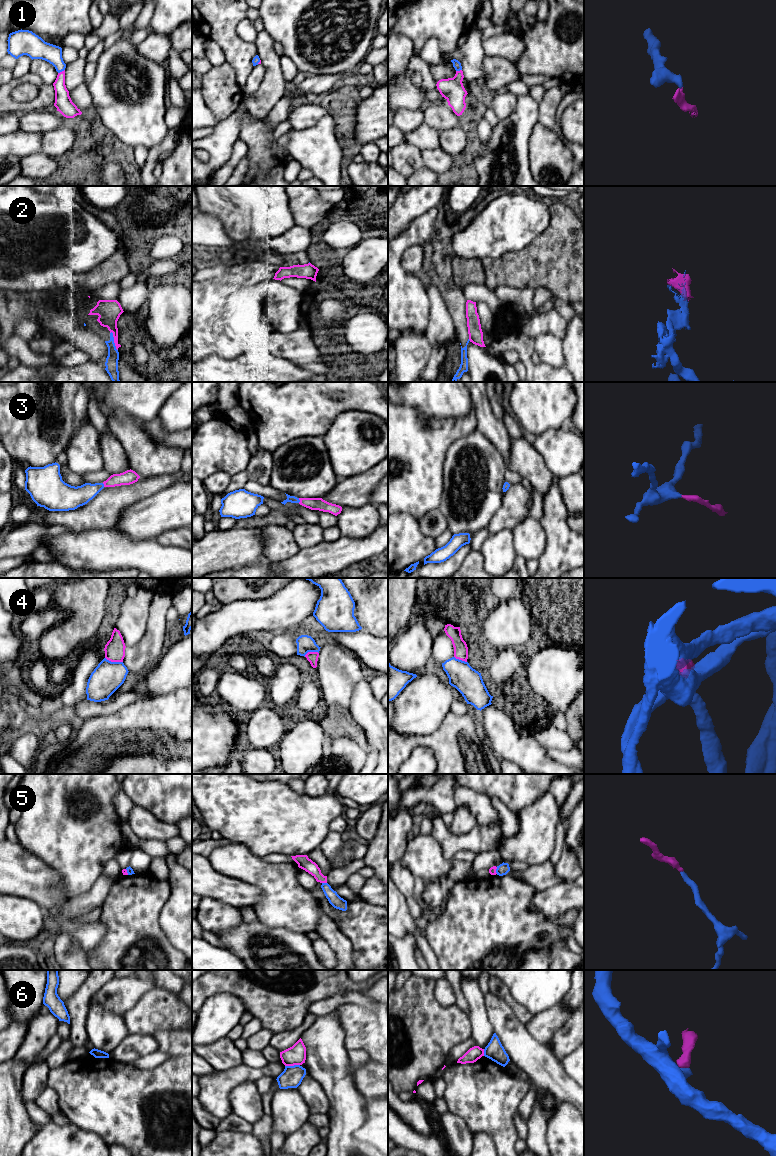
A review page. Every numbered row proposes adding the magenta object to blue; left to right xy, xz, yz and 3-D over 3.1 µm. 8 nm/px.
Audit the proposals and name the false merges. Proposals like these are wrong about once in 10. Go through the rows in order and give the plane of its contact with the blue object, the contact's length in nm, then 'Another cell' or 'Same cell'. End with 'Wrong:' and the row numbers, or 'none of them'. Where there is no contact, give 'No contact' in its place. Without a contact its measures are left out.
1: Touches blue in xy. Shared border 70 nm. Same cell
2: Touches blue in xy. Shared border 170 nm. Another cell
3: Touches blue in xz. Shared border 40 nm. Same cell
4: Touches blue in xy. Shared border 150 nm. Another cell
5: Touches blue in xz. Shared border 40 nm. Same cell
6: Touches blue in xz. Shared border 120 nm. Another cell
Wrong: 2, 4, 6

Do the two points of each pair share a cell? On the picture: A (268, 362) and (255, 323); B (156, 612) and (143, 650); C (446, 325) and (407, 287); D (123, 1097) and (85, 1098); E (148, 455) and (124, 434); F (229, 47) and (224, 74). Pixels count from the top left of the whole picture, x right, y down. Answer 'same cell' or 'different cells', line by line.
A: different cells
B: same cell
C: different cells
D: same cell
E: same cell
F: different cells

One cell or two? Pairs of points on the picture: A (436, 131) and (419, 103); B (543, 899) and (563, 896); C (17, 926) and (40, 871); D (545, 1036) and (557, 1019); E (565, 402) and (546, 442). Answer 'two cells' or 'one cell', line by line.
A: two cells
B: one cell
C: two cells
D: one cell
E: two cells

